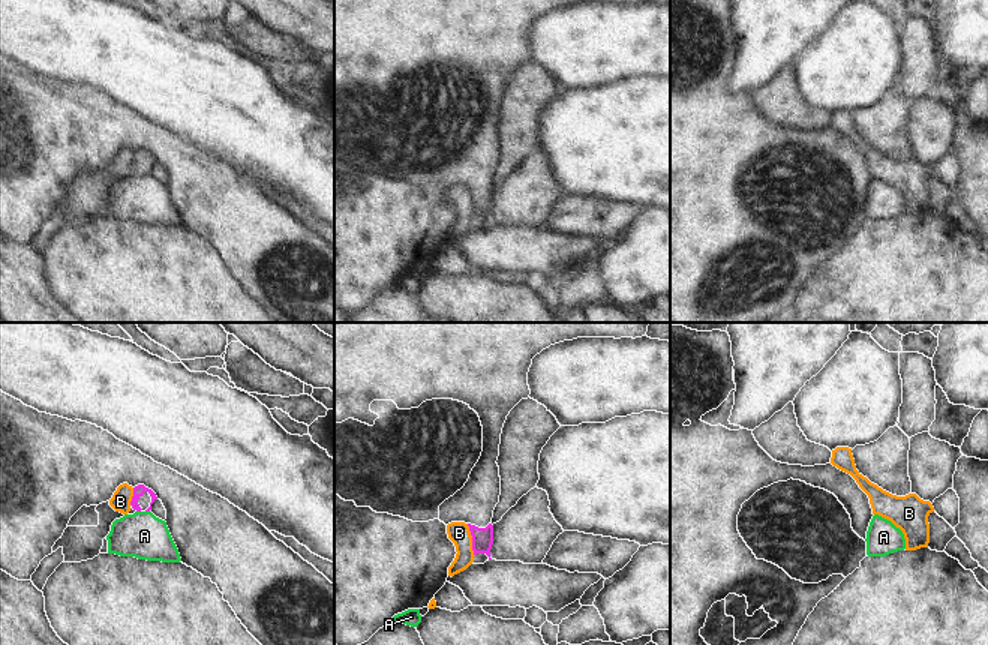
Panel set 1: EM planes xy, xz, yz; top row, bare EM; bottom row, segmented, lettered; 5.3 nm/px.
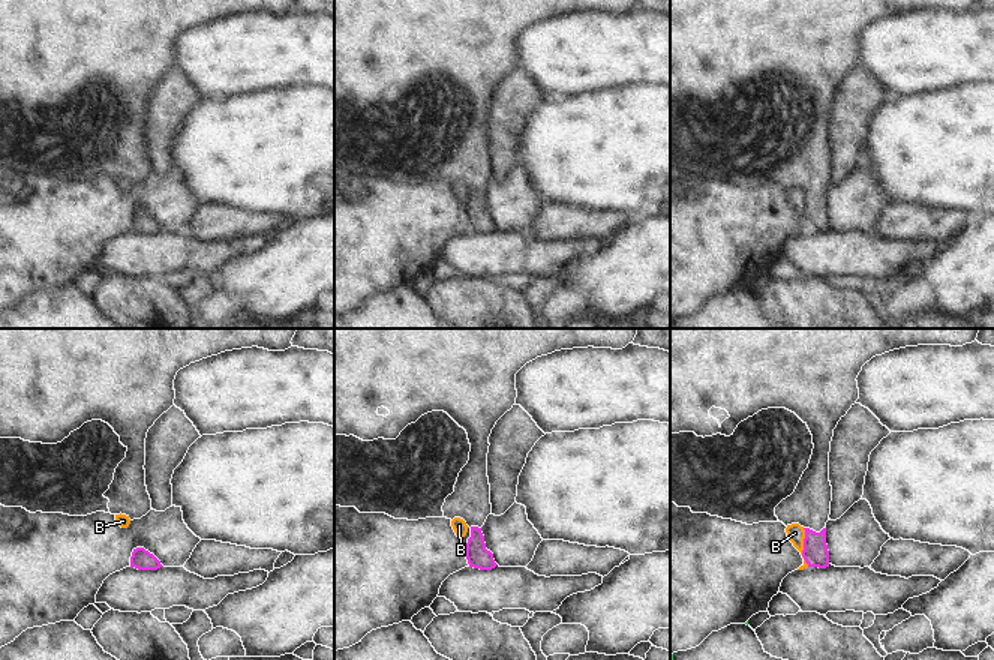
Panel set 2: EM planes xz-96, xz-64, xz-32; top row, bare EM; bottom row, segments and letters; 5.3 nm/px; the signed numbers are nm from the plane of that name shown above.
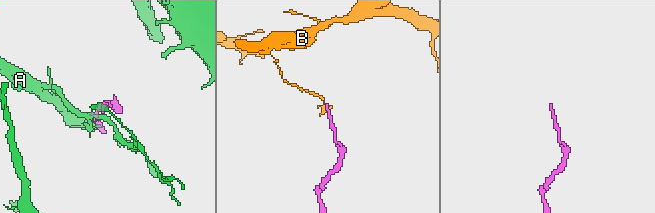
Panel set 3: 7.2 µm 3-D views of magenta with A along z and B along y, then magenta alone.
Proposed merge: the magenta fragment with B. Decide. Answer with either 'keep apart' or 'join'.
keep apart

